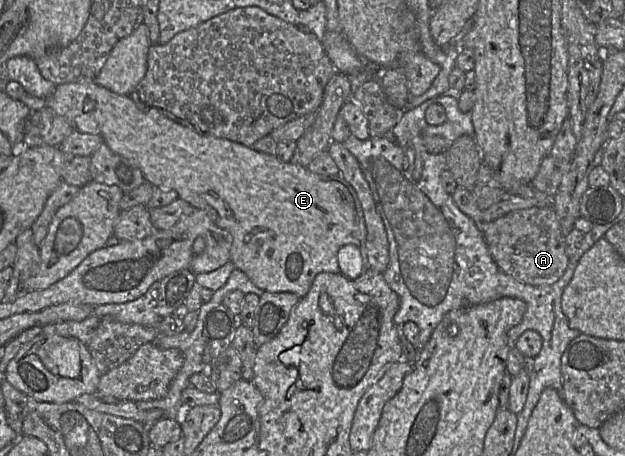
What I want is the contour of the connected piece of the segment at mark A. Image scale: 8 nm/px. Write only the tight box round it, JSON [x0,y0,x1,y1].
[483,206,568,286]

